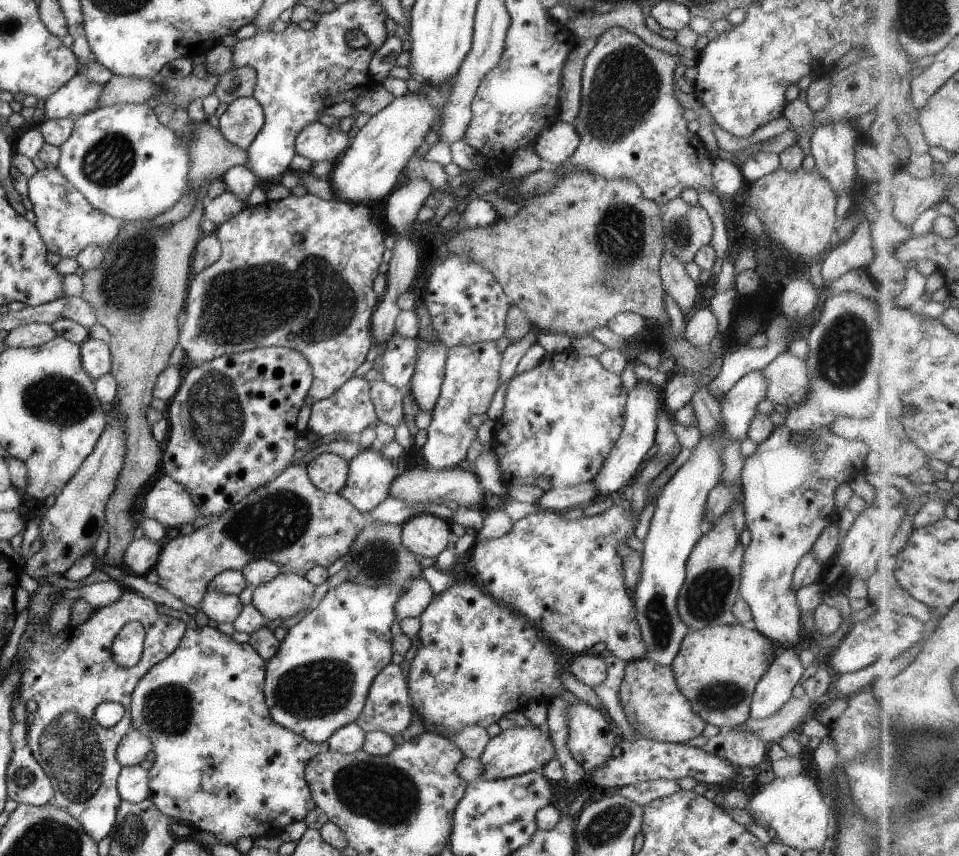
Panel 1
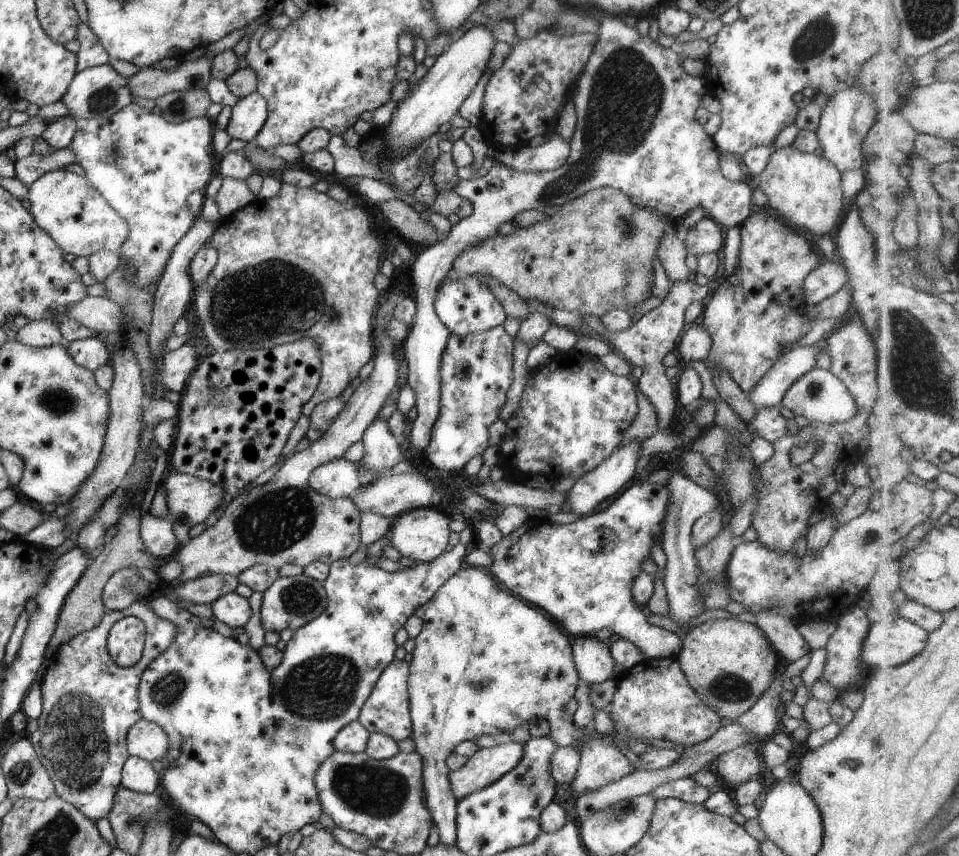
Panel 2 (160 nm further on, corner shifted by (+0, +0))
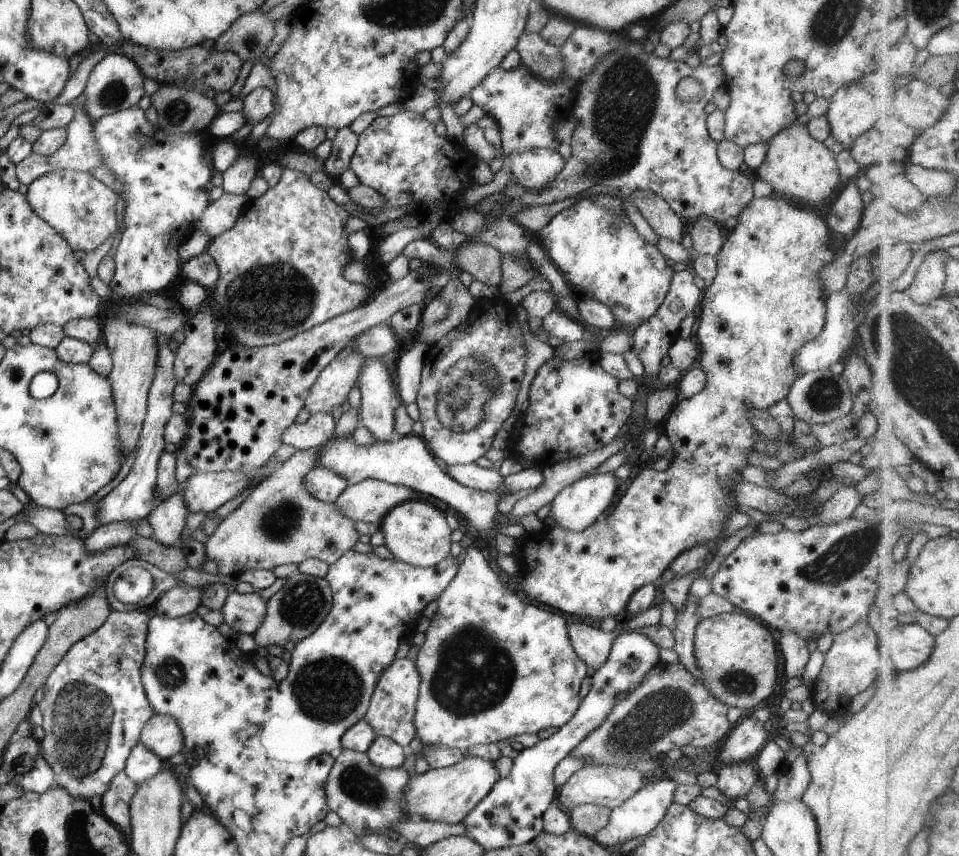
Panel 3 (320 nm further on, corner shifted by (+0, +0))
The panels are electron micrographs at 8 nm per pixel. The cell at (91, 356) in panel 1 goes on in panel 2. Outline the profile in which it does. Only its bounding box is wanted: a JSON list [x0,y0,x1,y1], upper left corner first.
[64,337,110,372]

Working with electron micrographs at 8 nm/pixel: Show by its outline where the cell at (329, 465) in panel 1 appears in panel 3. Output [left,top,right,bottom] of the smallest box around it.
[302,467,348,503]

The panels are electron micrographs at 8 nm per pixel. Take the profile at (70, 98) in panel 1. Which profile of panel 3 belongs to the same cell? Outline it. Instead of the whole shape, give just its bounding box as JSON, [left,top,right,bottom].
[82,53,143,122]

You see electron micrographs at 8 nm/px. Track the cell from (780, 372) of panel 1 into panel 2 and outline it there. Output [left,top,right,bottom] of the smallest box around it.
[779,367,856,424]

